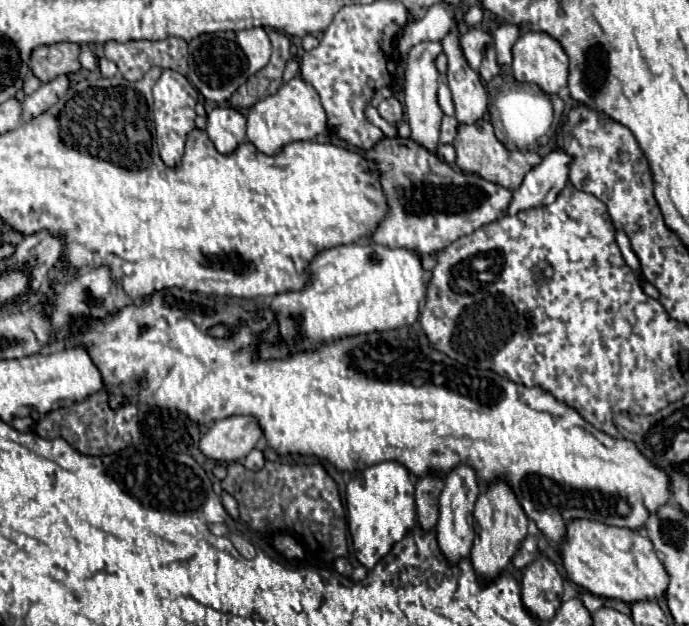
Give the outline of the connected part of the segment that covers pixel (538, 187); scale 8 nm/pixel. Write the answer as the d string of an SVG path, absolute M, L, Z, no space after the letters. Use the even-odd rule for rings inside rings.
M555 150L547 154L541 164L531 168L527 176L523 178L523 184L513 190L511 202L505 210L507 216L513 216L521 210L535 208L535 206L547 206L555 200L555 196L565 188L567 184L567 156L563 152Z

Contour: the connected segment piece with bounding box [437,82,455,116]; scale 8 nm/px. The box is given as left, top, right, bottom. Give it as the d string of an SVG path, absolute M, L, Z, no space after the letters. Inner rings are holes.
M441 82L439 84L439 106L441 106L441 110L447 114L447 116L453 116L453 104L451 104L451 90L447 88L447 84L445 82Z

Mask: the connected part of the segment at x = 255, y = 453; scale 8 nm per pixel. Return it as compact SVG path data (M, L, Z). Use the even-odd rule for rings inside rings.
M251 450L245 458L243 458L243 466L245 468L249 468L249 470L259 470L259 468L263 468L263 464L265 464L265 458L263 458L263 452L261 450Z

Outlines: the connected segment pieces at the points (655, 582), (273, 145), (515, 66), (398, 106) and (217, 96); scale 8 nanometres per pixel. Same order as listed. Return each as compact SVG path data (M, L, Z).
M575 518L565 524L565 538L561 542L559 556L567 576L597 596L617 598L631 604L635 600L657 600L667 590L667 572L663 572L663 564L659 564L659 556L655 556L651 540L647 540L641 530Z
M297 76L285 82L273 96L267 96L265 100L253 104L249 108L247 120L247 138L263 154L275 154L279 152L279 148L283 148L283 144L289 144L291 140L313 140L327 130L327 114L317 92L311 84Z
M525 32L513 44L512 73L519 82L533 82L547 94L557 94L563 86L567 86L567 68L569 58L563 46L545 32Z
M391 96L387 100L383 100L379 106L377 106L377 112L383 120L387 120L389 124L395 124L399 126L403 122L403 104L399 102L399 98Z
M263 28L201 34L189 42L187 80L205 96L205 100L221 104L231 98L231 94L235 92L235 88L239 88L239 84L245 84L249 76L253 76L259 68L263 68L269 56L271 56L271 42Z

